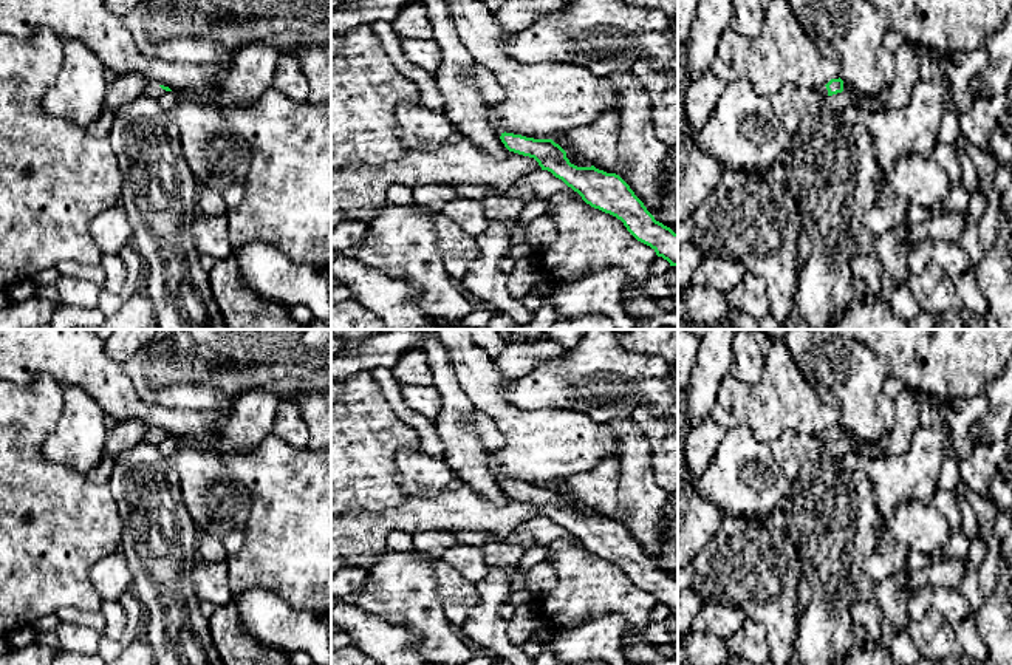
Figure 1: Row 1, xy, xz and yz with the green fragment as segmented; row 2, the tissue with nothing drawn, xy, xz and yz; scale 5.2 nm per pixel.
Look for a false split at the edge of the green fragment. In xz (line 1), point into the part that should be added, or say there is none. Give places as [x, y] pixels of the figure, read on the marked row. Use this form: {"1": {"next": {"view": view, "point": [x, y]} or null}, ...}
{"1": {"next": {"view": "xz", "point": [489, 113]}}}

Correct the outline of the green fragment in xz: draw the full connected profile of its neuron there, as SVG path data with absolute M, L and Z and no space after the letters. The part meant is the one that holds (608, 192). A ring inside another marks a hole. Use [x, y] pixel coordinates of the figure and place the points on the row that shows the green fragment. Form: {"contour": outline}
{"contour": "M491 105L484 116L509 152L534 158L542 170L551 172L594 209L621 220L627 230L641 243L650 246L658 257L678 268L678 234L656 221L630 186L616 173L569 162L566 152L552 139L534 139L506 133Z"}

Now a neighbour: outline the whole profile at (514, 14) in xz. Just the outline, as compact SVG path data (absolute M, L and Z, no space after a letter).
M504 0L494 11L495 20L508 31L525 31L542 17L566 8L563 0Z

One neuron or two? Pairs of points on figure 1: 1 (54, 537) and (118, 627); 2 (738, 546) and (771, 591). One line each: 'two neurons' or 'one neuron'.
1: two neurons
2: one neuron

